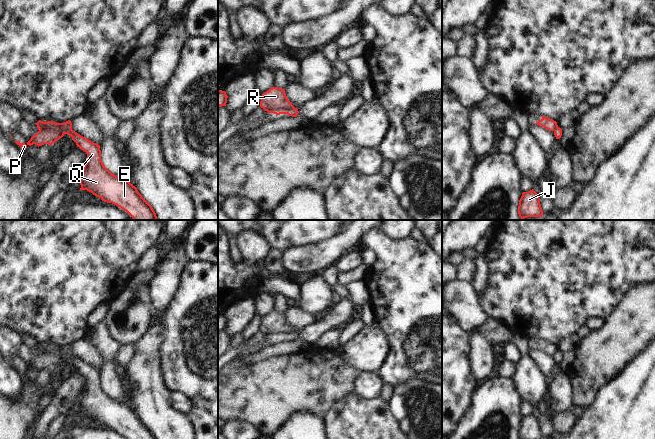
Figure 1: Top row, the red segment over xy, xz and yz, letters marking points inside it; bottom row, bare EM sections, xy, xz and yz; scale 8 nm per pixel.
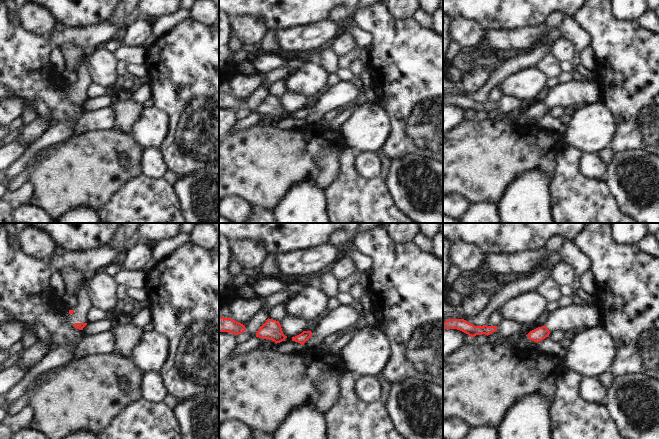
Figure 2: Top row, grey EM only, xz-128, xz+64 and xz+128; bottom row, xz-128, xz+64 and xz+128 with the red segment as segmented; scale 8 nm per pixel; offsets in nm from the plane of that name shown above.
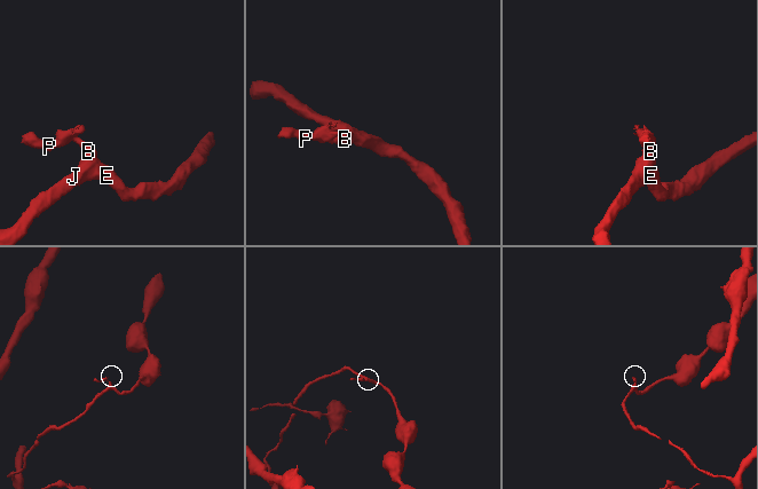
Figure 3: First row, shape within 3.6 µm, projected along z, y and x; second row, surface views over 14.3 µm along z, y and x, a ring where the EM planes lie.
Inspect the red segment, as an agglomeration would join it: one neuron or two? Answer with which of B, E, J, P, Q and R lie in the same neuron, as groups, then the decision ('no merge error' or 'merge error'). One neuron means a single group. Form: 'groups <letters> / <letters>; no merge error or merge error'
groups B E J Q / P R; merge error

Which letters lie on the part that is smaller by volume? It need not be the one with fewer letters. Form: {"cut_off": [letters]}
{"cut_off": ["P", "R"]}

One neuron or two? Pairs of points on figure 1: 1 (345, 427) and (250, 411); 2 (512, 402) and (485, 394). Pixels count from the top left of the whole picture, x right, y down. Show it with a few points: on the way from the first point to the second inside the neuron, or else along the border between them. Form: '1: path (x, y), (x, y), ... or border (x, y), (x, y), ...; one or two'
1: border (341, 400), (324, 417); two
2: path (505, 402), (497, 402), (492, 397); one

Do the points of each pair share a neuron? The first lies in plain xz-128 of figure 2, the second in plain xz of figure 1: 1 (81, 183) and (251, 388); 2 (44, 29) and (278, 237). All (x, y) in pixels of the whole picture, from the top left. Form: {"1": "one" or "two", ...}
{"1": "one", "2": "two"}

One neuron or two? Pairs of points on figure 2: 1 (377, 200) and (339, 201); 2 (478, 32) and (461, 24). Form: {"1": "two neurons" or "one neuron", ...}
{"1": "one neuron", "2": "one neuron"}

